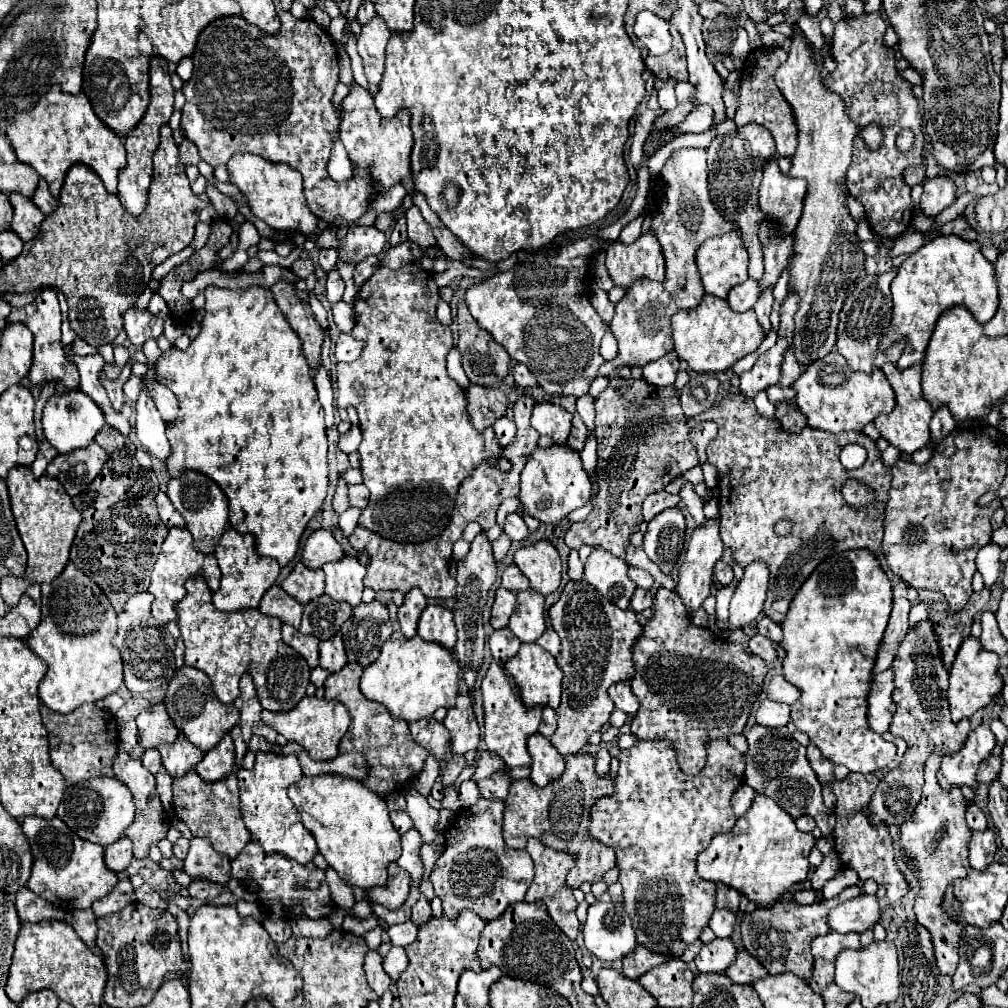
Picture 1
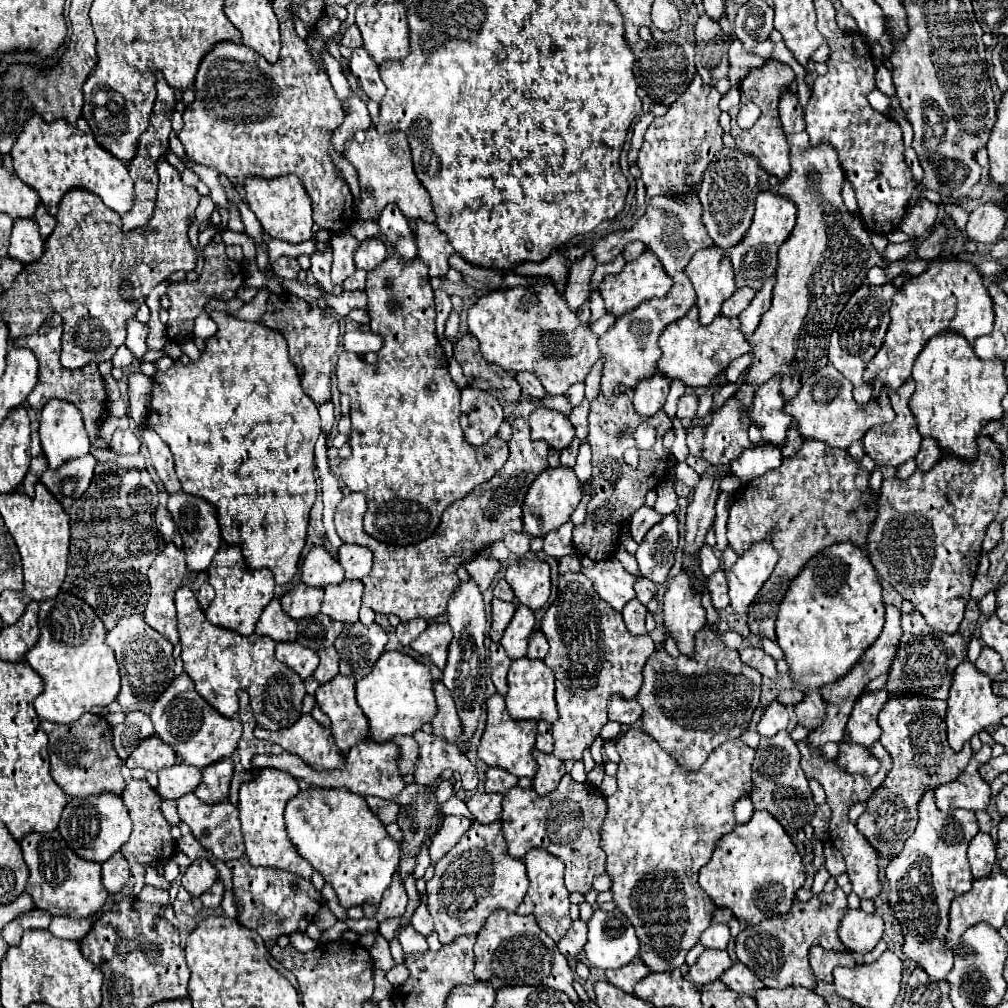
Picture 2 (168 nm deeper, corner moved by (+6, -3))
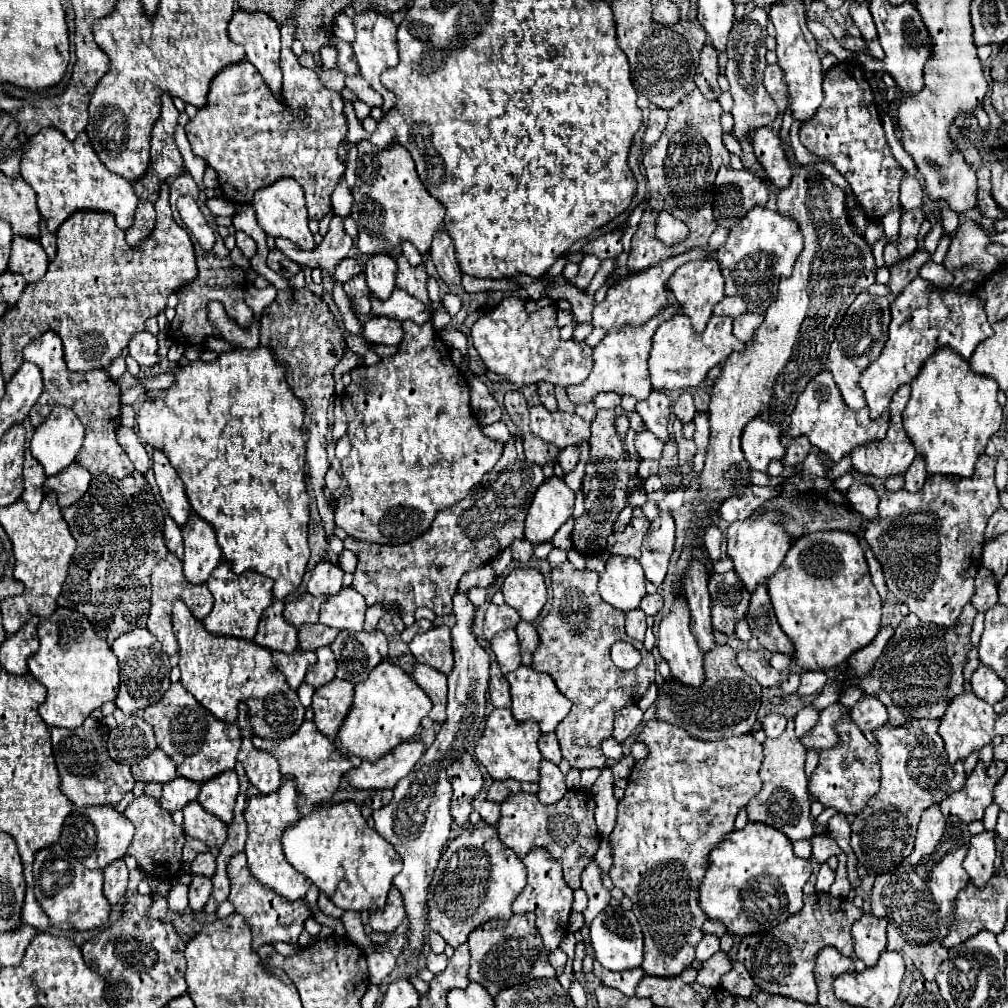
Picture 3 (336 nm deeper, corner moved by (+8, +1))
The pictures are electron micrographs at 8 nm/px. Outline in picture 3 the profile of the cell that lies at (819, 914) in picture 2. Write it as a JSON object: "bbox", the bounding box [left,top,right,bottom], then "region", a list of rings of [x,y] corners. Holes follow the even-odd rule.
{"bbox":[737,893,863,1003],"region":[[[829,893],[805,895],[803,901],[803,909],[791,919],[779,923],[769,931],[743,937],[739,943],[737,961],[747,967],[747,971],[763,991],[787,995],[805,1003],[817,1003],[817,983],[813,975],[815,955],[821,947],[833,945],[849,957],[853,953],[853,939],[849,931],[851,925],[863,915],[863,911],[845,897],[833,897]]]}

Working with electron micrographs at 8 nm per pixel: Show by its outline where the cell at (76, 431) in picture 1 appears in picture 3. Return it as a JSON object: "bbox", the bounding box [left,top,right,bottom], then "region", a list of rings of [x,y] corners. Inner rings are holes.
{"bbox":[29,405,85,475],"region":[[[55,405],[35,429],[29,449],[47,475],[57,475],[77,457],[83,439],[85,427],[79,417],[71,409]]]}

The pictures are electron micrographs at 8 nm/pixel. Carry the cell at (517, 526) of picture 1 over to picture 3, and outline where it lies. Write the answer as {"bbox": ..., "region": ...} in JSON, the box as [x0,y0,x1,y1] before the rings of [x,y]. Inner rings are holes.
{"bbox":[509,539,533,561],"region":[[[515,539],[509,545],[509,549],[511,549],[513,559],[517,559],[517,561],[529,561],[529,557],[533,555],[533,545],[527,543],[527,539]]]}

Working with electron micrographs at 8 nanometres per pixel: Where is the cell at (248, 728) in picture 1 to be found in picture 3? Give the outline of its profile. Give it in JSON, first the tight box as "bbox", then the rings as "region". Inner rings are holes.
{"bbox":[237,703,281,793],"region":[[[239,703],[239,717],[237,723],[241,727],[241,749],[237,753],[237,761],[245,767],[245,773],[261,793],[277,791],[281,785],[281,773],[279,773],[279,761],[269,753],[255,749],[251,745],[251,725],[249,725],[249,709],[245,703]]]}

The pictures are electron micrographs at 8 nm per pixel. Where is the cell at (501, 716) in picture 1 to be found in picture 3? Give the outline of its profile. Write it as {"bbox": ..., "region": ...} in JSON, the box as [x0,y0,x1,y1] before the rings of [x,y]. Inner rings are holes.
{"bbox":[475,709,541,781],"region":[[[493,709],[487,717],[485,731],[475,745],[477,761],[487,769],[493,779],[517,779],[517,781],[539,781],[539,761],[541,753],[537,749],[537,739],[541,731],[535,721],[515,721],[509,709]]]}

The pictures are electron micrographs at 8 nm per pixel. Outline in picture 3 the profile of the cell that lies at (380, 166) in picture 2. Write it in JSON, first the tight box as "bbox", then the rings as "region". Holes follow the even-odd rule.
{"bbox":[351,140,445,255],"region":[[[368,140],[357,145],[361,159],[357,159],[357,183],[353,187],[355,203],[351,215],[359,229],[359,251],[363,255],[383,253],[397,247],[403,239],[411,241],[421,253],[429,251],[431,233],[435,233],[435,227],[443,227],[445,207],[423,187],[415,163],[403,145],[393,143],[387,149],[372,147]]]}

